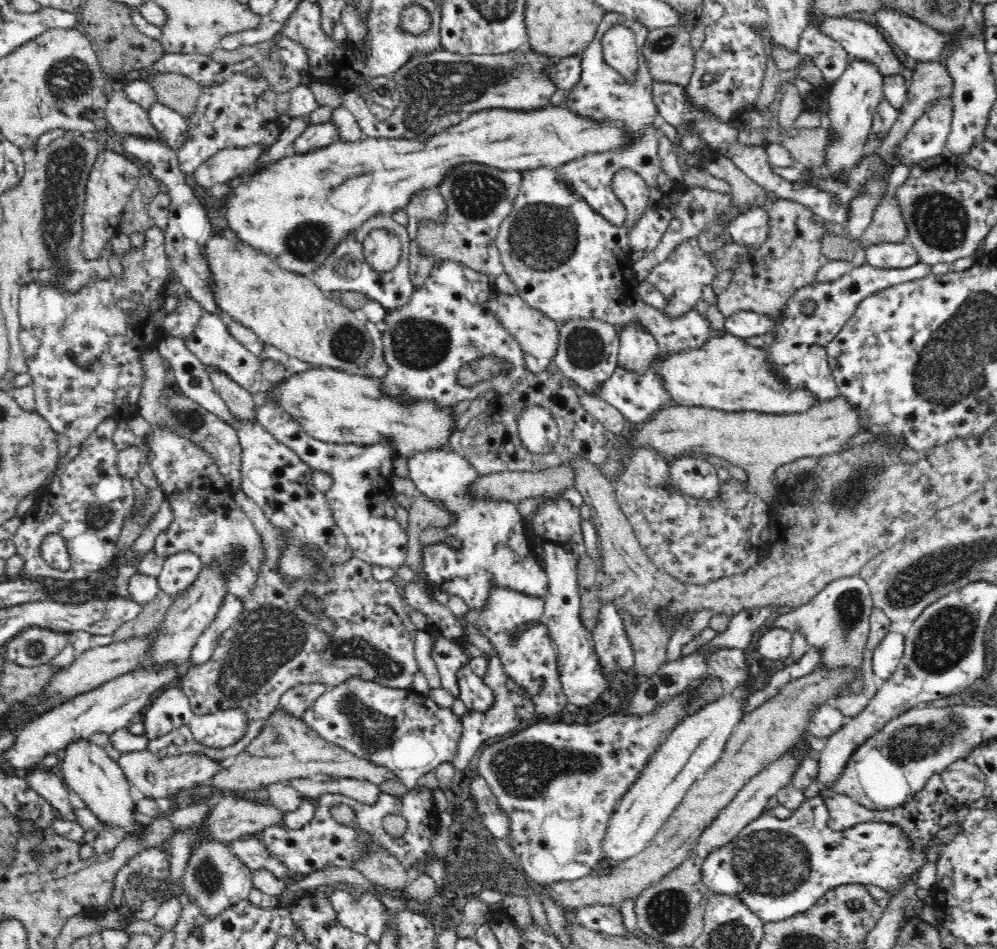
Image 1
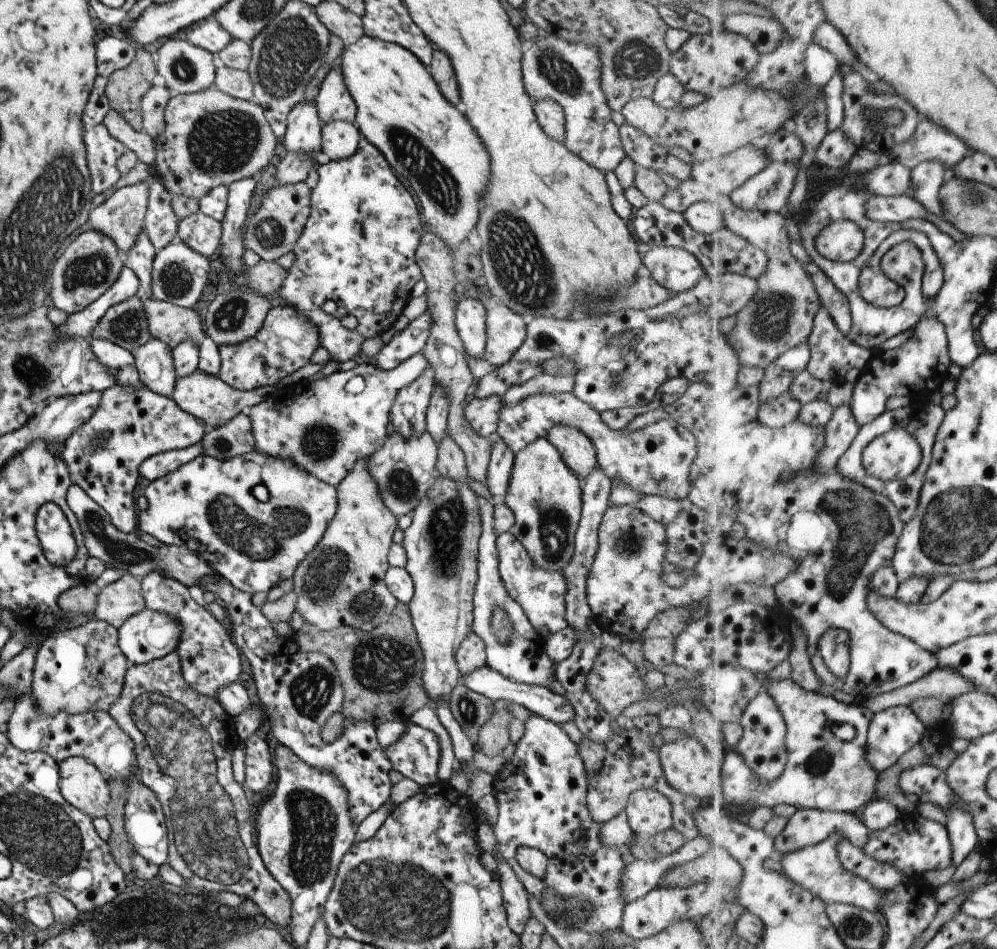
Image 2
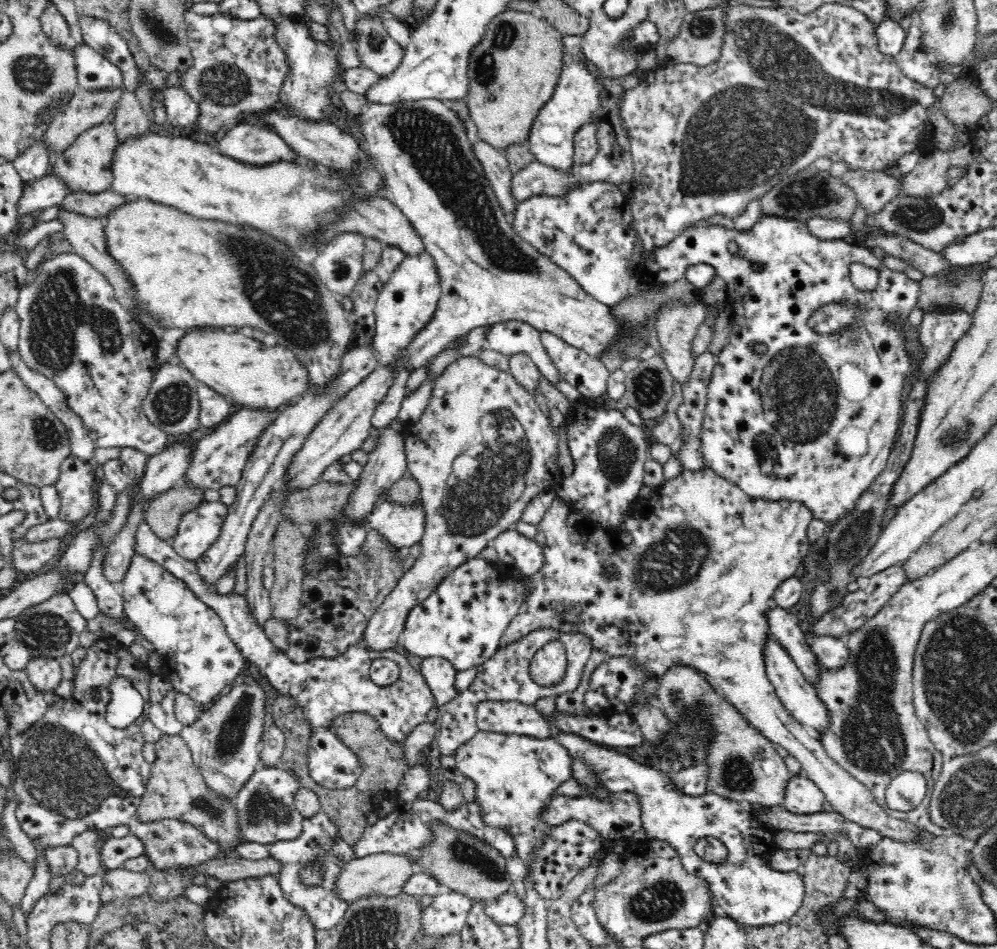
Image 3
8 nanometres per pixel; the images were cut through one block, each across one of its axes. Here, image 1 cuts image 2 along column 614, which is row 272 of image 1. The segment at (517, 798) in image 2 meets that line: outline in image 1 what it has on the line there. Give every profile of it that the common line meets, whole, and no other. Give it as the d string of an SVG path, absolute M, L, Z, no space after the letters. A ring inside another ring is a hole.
M920 262L902 270L883 270L864 264L860 268L853 268L851 272L844 274L834 282L800 288L783 308L785 317L781 320L781 325L776 325L772 321L772 316L742 311L725 320L725 330L741 339L760 336L766 332L772 332L772 330L777 332L772 344L764 349L767 349L768 359L772 361L778 375L787 382L788 386L811 390L818 401L830 400L830 398L840 395L840 391L832 375L830 363L828 363L827 346L833 338L836 338L848 319L852 318L856 307L864 298L868 298L880 290L922 278L929 273L930 267ZM808 302L815 304L812 314L807 314L803 310L804 304L808 304Z

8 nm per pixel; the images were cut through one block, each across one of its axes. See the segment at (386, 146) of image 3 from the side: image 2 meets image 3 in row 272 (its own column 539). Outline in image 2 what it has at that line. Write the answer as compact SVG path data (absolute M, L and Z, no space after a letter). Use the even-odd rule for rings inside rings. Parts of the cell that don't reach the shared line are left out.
M545 438L533 440L514 454L507 490L500 502L515 518L508 532L523 544L537 568L563 571L571 560L581 509L579 484L578 477L563 464L559 452Z

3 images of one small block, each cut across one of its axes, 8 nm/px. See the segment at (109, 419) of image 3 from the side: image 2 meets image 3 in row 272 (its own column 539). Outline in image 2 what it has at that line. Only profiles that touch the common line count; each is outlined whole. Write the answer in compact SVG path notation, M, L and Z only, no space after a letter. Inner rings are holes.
M542 32L524 45L522 54L521 76L523 76L523 86L525 86L525 92L529 94L529 98L535 101L552 100L564 112L565 140L562 142L563 146L601 173L613 171L615 166L623 160L625 154L619 138L618 127L610 119L611 110L606 104L606 96L600 87L601 61L598 48L582 42L563 40L554 33Z

